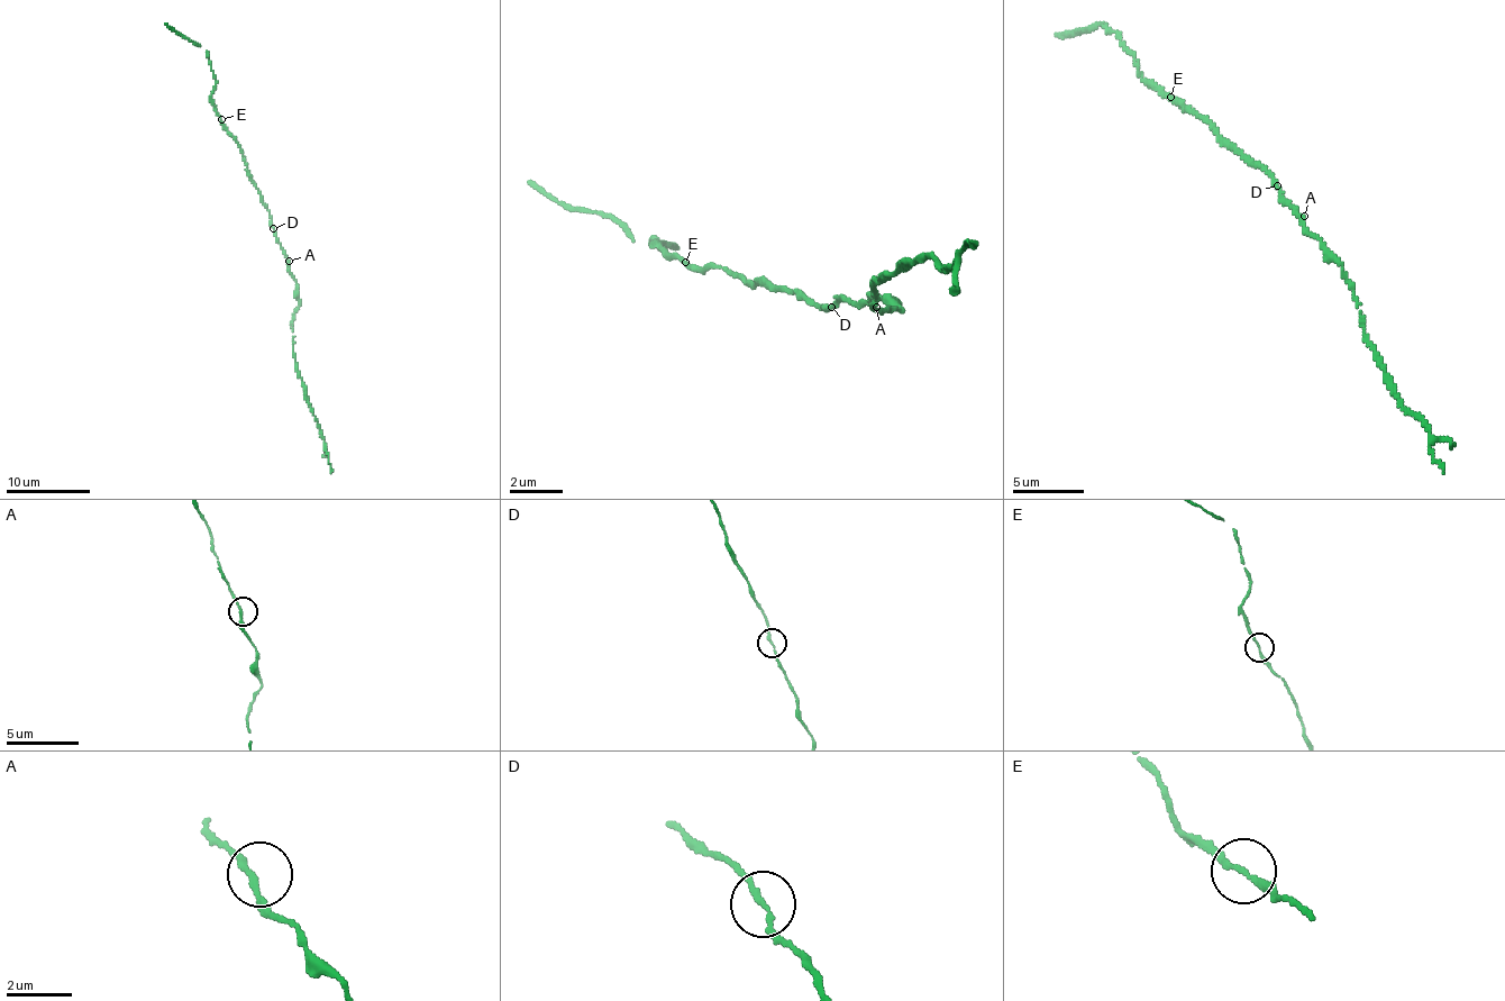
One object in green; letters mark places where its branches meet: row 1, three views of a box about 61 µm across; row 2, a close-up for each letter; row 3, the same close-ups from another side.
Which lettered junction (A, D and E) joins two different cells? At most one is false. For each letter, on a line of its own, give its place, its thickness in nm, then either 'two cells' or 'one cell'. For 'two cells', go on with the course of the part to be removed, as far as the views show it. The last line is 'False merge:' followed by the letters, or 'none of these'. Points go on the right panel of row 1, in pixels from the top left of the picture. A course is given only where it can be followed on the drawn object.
A: (1304, 216) | 160 nm | one cell
D: (1277, 185) | 150 nm | one cell
E: (1170, 97) | 160 nm | one cell
False merge: none of these

